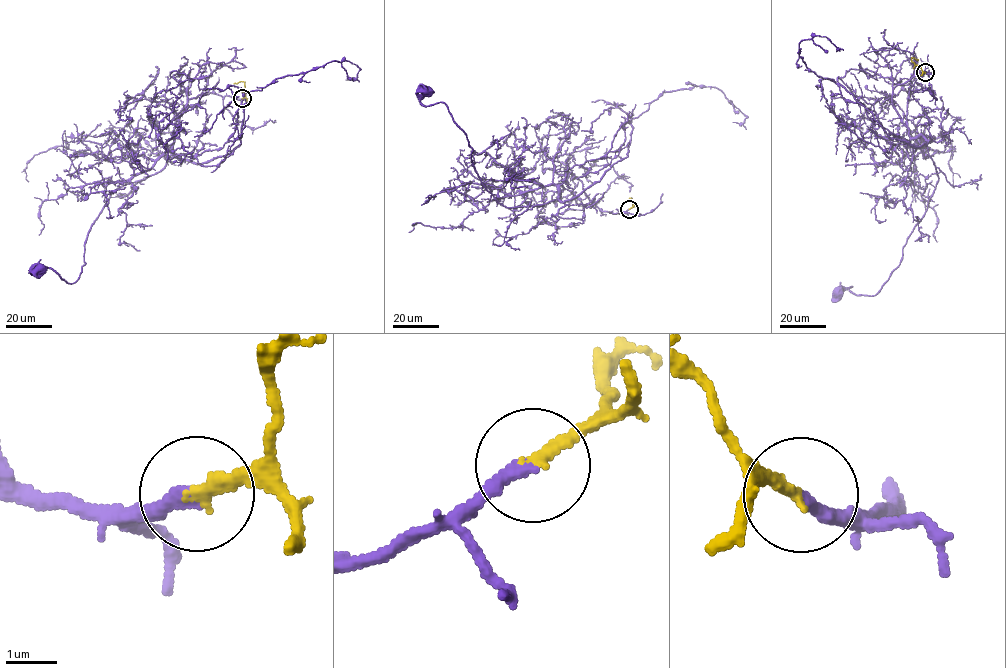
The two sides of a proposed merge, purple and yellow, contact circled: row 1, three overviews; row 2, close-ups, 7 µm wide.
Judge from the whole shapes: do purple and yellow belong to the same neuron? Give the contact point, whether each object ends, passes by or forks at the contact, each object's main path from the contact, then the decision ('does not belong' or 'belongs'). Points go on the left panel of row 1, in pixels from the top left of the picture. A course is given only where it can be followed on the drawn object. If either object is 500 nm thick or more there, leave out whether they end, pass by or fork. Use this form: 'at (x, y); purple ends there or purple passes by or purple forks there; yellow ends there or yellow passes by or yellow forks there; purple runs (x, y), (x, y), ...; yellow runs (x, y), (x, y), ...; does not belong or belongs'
at (242, 98); purple ends there; yellow ends there; purple runs (242, 98), (188, 100), (165, 166), (118, 188), (90, 226), (78, 279), (33, 265), (39, 269); yellow runs (242, 98), (246, 95), (244, 82), (233, 84); belongs

